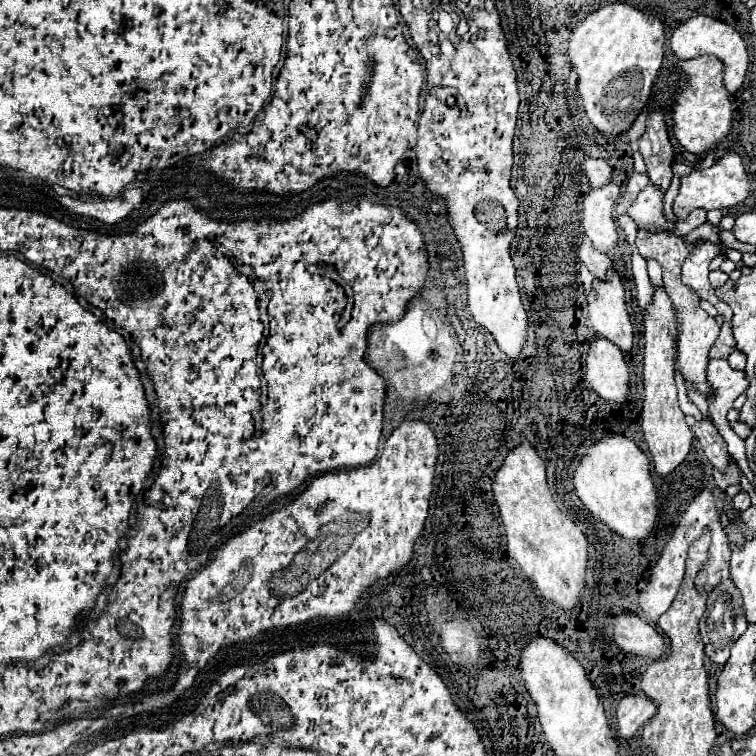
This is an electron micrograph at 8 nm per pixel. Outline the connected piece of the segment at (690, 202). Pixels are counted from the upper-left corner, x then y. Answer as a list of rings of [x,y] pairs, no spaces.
[[[726,153],[712,167],[692,171],[680,177],[680,193],[674,199],[674,215],[678,219],[686,219],[694,209],[706,209],[706,211],[728,209],[746,199],[748,191],[750,191],[750,175],[744,171],[742,159],[736,157],[734,153]]]

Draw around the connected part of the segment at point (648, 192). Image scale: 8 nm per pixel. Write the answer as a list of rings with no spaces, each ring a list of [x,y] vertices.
[[[648,185],[632,203],[632,209],[628,209],[628,215],[636,221],[638,227],[658,225],[658,227],[664,227],[666,231],[670,231],[670,227],[674,227],[674,225],[670,221],[666,221],[666,217],[662,215],[662,199],[664,199],[664,195],[658,189],[652,189],[652,185]]]

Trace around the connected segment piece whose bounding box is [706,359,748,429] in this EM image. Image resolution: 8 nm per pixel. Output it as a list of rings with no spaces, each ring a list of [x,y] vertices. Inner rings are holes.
[[[716,359],[708,363],[706,381],[712,387],[712,401],[708,397],[708,411],[720,429],[728,427],[726,411],[732,407],[734,399],[748,389],[748,379],[744,371],[736,371],[726,359]]]

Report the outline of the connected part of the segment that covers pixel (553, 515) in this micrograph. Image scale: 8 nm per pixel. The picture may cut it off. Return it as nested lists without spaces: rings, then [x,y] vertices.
[[[520,443],[506,455],[492,479],[492,493],[506,531],[510,557],[516,559],[546,599],[558,603],[564,611],[576,607],[584,589],[588,541],[574,521],[554,503],[546,483],[546,465],[530,443]]]

